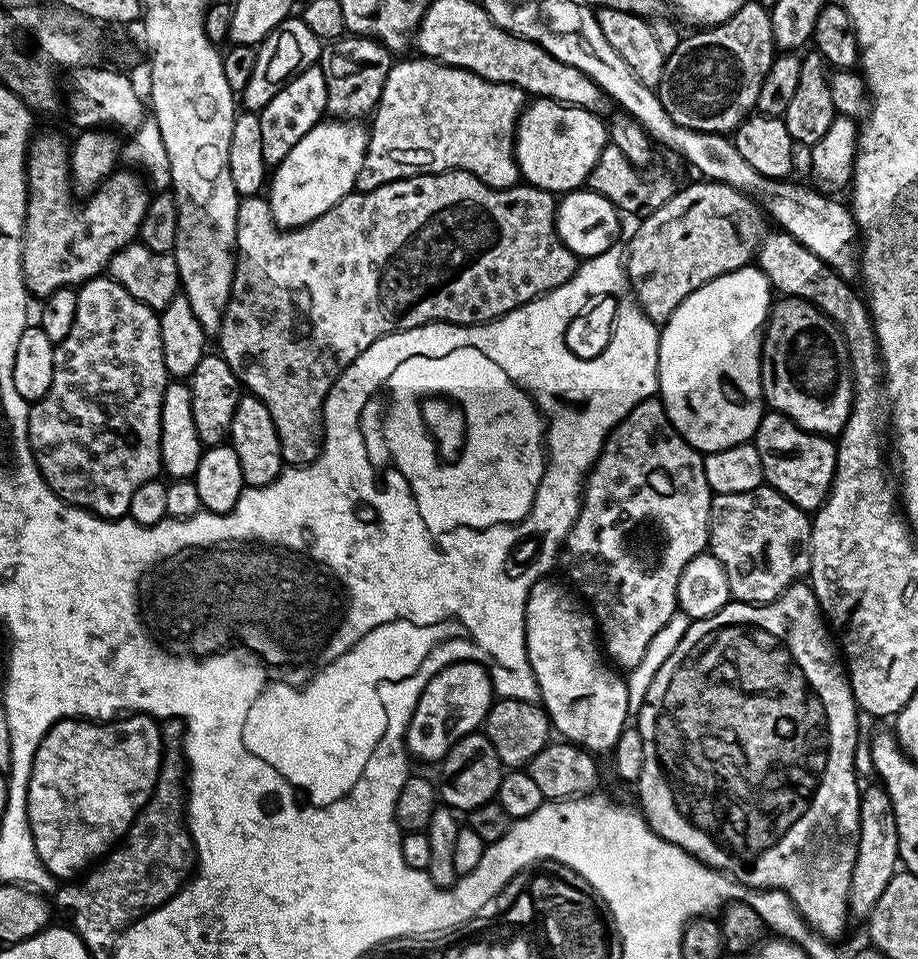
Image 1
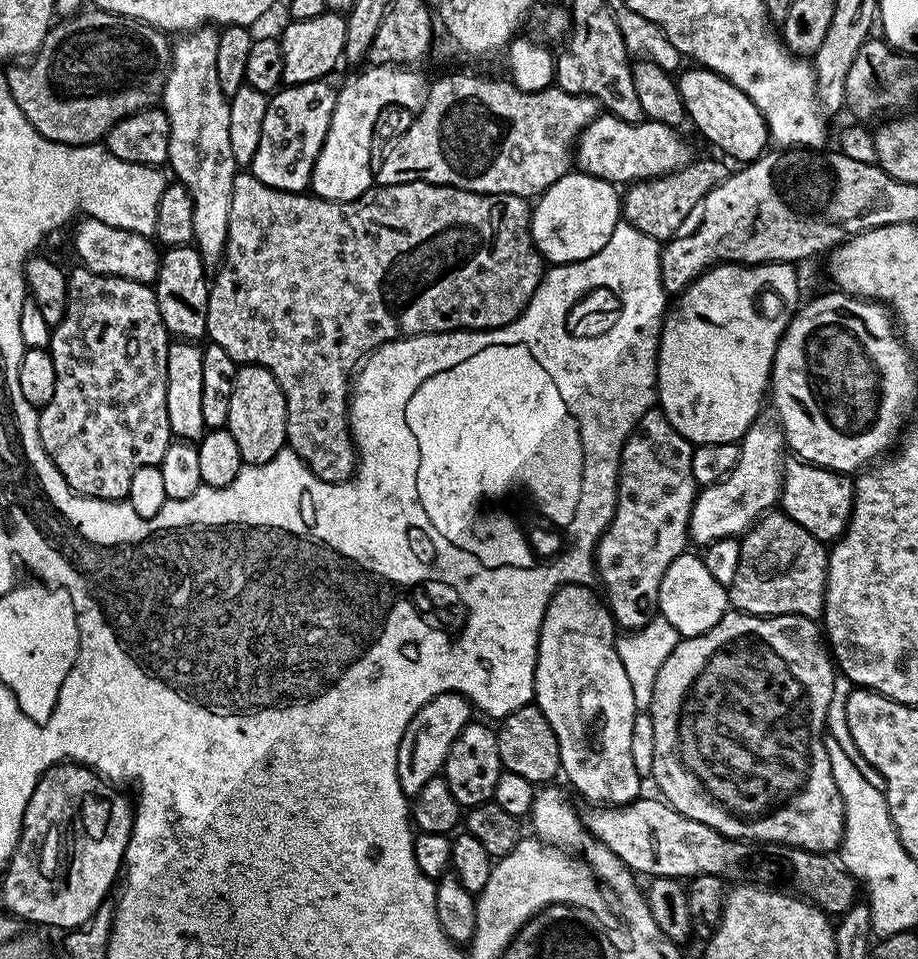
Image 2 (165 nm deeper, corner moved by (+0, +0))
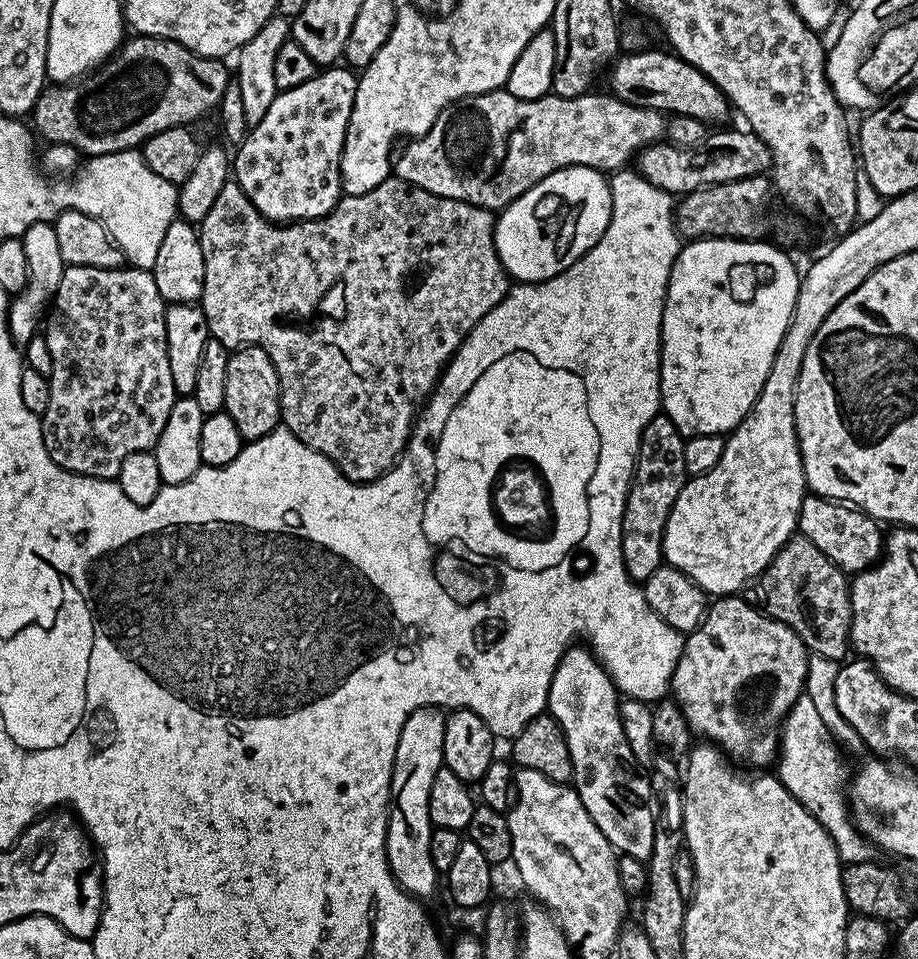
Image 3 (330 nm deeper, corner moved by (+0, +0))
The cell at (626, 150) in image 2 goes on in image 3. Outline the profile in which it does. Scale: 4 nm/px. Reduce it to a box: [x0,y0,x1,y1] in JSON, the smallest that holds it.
[638,130,772,194]

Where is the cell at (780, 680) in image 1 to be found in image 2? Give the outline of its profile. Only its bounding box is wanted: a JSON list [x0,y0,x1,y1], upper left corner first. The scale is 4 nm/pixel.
[650,610,844,854]

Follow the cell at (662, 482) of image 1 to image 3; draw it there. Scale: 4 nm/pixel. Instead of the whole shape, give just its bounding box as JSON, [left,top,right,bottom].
[622,414,686,582]

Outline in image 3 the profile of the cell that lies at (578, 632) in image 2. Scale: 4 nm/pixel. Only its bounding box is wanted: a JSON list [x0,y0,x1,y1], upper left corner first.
[547,646,656,862]

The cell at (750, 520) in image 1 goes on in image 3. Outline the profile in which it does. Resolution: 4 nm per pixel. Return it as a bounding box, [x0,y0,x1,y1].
[750,534,852,662]

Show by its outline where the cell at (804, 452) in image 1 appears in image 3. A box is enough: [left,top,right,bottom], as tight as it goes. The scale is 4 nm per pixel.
[799,494,886,574]

